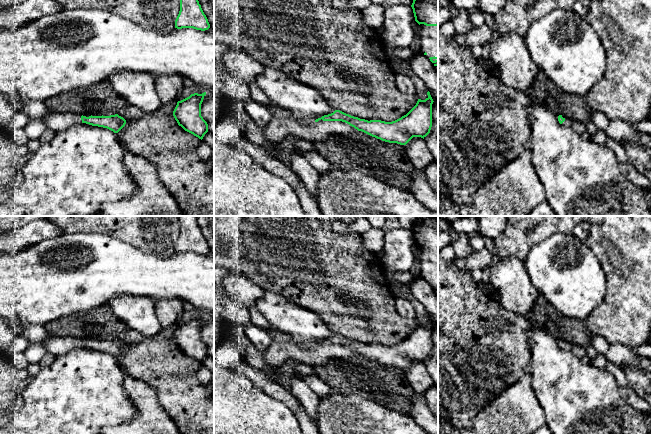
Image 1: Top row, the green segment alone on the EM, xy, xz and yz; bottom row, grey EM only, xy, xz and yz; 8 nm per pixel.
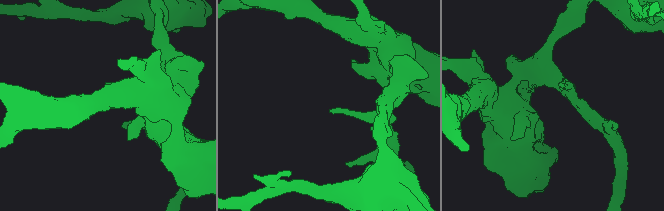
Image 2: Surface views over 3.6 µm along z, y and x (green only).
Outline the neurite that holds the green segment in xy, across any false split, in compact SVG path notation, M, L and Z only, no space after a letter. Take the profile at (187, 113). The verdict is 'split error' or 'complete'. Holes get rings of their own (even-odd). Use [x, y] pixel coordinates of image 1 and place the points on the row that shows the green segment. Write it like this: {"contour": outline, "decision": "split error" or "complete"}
{"contour": "M206 92L191 94L189 97L178 101L173 111L173 116L178 125L201 140L208 132L208 124L201 116L201 104L205 95Z", "decision": "complete"}

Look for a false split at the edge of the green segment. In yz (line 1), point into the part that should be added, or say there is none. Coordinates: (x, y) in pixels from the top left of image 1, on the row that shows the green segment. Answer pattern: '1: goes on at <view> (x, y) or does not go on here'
1: goes on at yz (568, 122)

